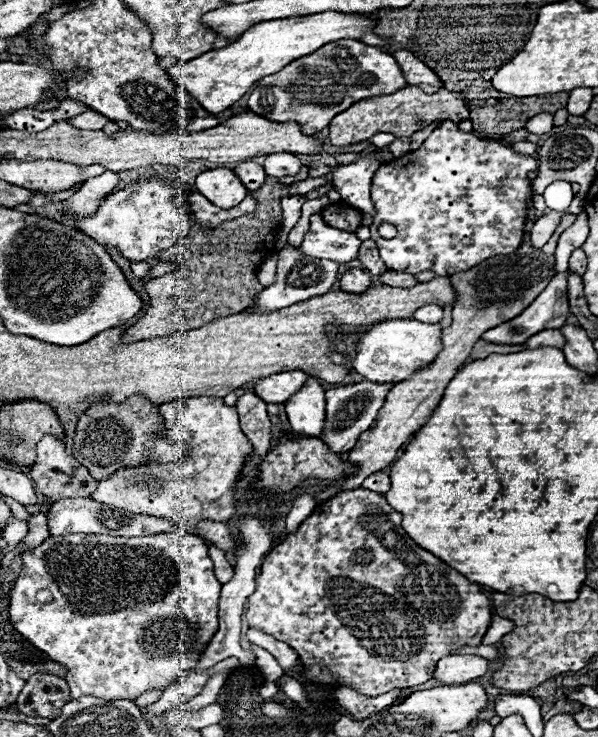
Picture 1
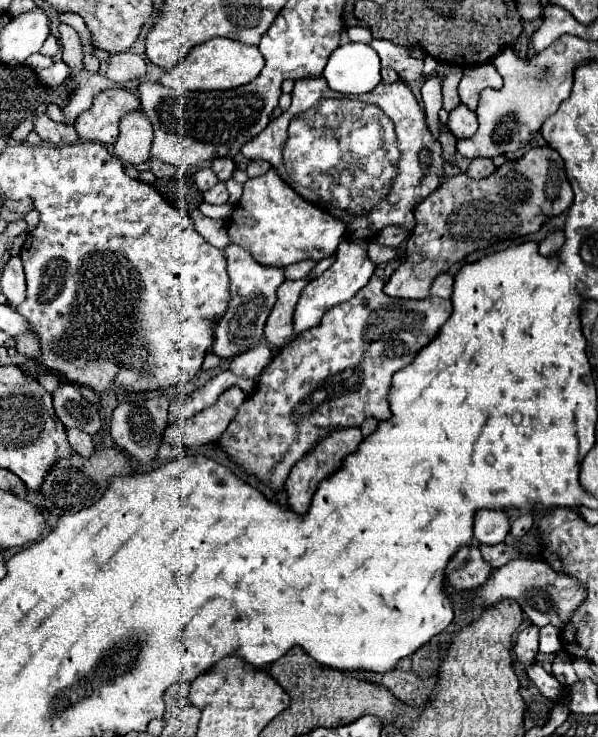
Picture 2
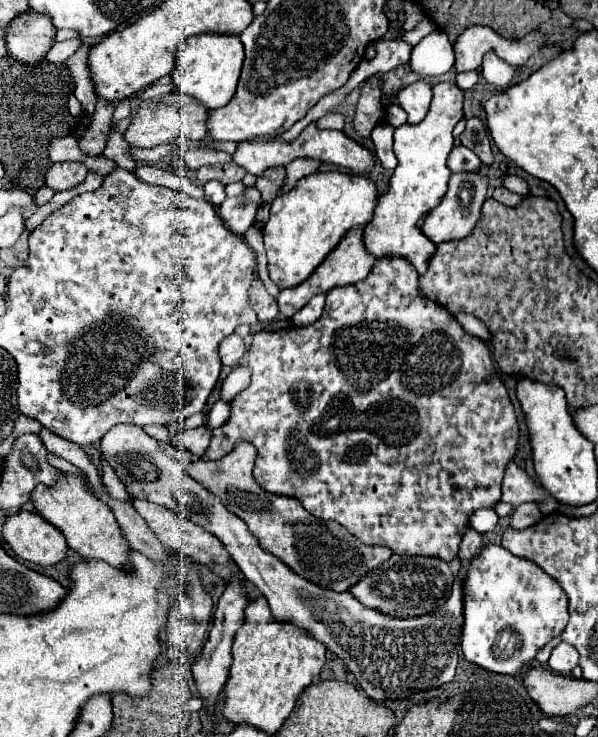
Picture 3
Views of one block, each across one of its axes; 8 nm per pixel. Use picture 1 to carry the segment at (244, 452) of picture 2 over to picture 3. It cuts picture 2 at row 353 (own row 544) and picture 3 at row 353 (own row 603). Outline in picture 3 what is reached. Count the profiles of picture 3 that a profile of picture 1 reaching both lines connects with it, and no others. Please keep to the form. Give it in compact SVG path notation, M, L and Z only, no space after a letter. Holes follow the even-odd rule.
M380 258L362 282L330 290L326 294L322 318L310 326L290 326L274 332L254 332L246 364L252 372L252 382L246 392L238 394L232 400L228 422L212 432L210 446L204 452L206 460L222 458L222 454L226 454L230 446L234 446L234 442L248 440L258 450L254 480L266 492L298 498L302 506L308 506L308 510L316 518L340 522L346 530L350 530L350 534L354 534L366 544L388 546L394 554L436 556L446 562L458 556L462 538L470 528L470 516L480 508L494 508L498 504L500 482L506 464L516 454L520 432L508 390L496 374L488 344L480 338L466 334L464 328L456 322L456 318L446 314L446 310L442 310L438 304L426 302L418 296L418 272L404 258Z

